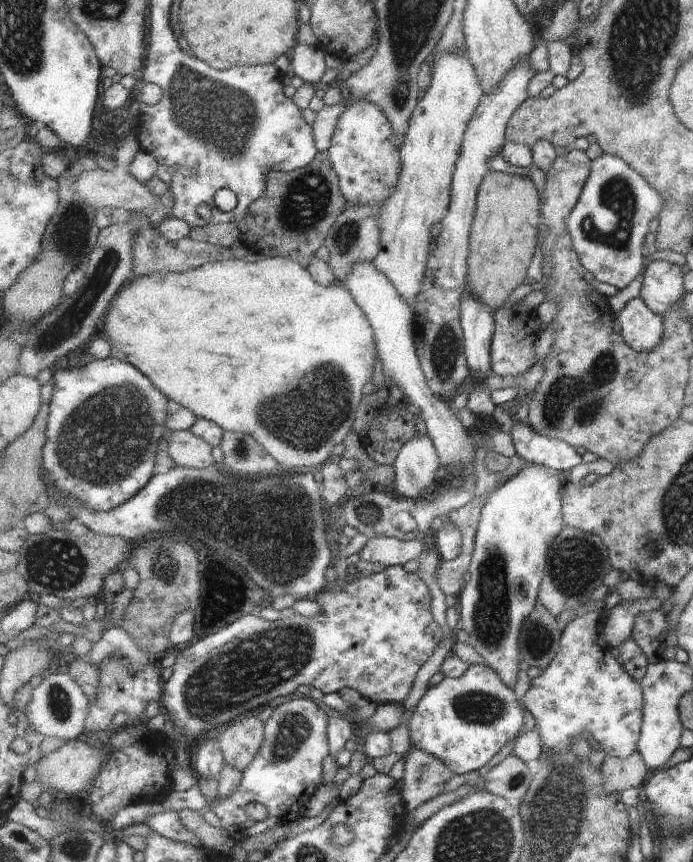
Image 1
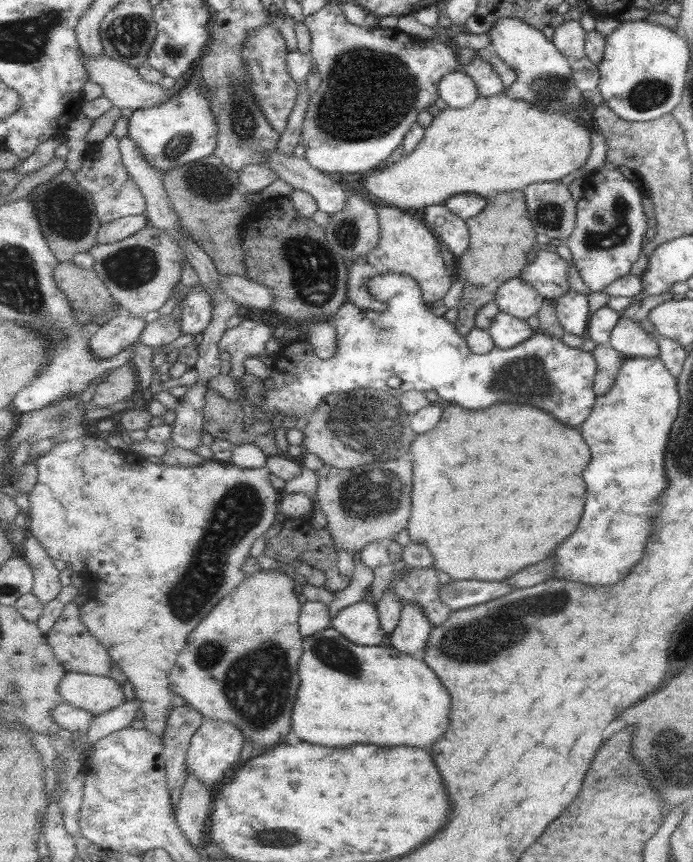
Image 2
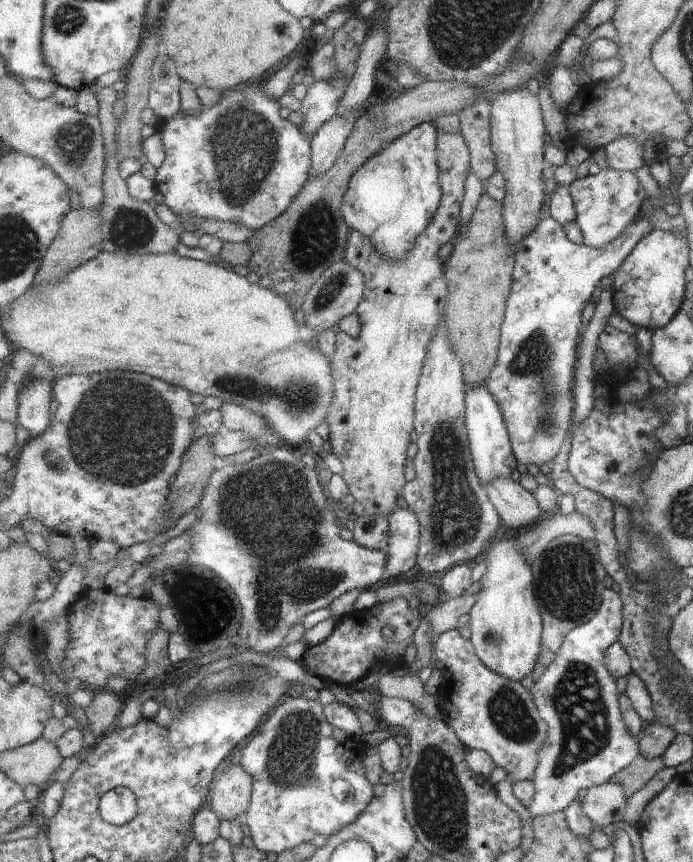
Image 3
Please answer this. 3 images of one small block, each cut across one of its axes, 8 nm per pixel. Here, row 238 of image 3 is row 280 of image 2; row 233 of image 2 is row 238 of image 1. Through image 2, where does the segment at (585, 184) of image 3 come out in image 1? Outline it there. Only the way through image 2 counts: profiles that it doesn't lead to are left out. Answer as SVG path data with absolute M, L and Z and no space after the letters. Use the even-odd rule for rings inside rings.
M604 153L592 164L578 205L567 221L581 264L599 282L625 290L647 266L645 240L651 222L659 219L665 198L622 158Z

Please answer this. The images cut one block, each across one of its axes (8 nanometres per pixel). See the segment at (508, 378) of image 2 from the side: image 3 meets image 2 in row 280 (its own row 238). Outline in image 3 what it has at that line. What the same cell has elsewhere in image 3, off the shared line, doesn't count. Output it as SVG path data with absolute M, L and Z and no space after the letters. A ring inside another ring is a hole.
M429 121L396 139L356 171L343 199L342 213L351 230L369 237L378 252L392 261L400 261L411 252L442 202L438 130Z

